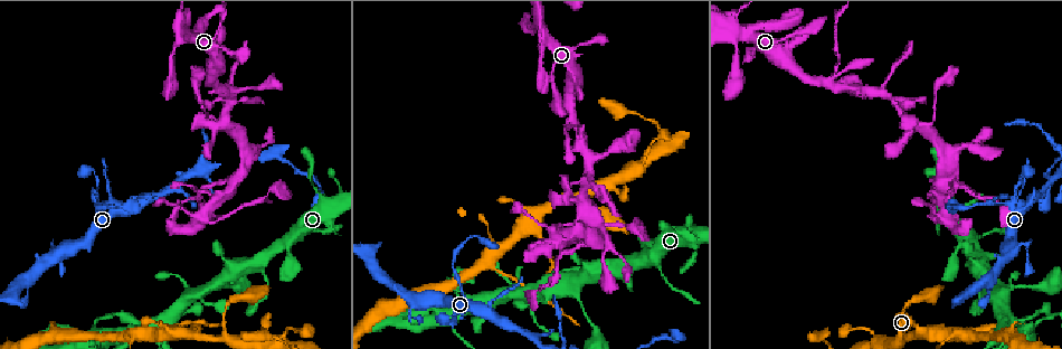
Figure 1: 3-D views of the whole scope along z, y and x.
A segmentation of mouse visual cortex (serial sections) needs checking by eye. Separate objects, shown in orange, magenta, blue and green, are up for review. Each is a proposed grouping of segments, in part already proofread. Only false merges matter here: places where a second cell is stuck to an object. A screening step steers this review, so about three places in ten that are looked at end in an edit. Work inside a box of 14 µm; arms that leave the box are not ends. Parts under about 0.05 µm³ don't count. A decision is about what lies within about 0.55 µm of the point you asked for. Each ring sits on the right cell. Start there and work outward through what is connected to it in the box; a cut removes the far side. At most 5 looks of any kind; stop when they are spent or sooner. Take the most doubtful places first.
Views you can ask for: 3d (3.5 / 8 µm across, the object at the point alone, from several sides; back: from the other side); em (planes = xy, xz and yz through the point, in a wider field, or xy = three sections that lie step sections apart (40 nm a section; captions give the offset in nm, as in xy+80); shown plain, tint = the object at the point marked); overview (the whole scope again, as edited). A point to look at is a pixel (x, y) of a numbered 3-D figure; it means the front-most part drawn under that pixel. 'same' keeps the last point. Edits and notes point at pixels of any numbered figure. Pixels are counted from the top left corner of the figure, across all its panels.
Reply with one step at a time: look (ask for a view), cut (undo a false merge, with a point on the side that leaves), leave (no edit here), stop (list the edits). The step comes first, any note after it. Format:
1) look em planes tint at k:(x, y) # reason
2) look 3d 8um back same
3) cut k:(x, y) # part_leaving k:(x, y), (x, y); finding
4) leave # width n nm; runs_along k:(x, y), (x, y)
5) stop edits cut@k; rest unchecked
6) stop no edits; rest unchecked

look 3d 3.5um at 1:(94, 324)

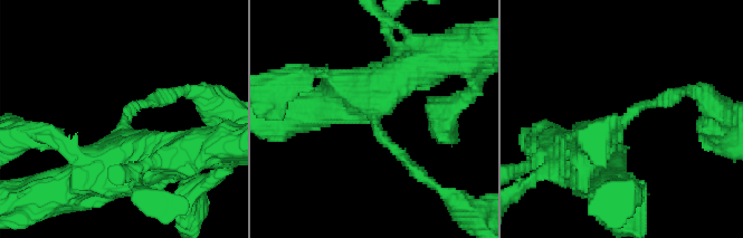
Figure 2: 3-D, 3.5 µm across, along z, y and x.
look em xy step 1 tint at 2:(627, 120) # arm_widths 150, 500 nm

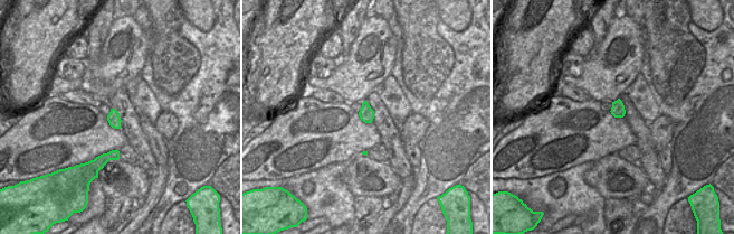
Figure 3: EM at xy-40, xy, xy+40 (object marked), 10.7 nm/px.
leave # one cell here

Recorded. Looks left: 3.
look 3d 3.5um back at 1:(490, 264) # thin arm on a thick one

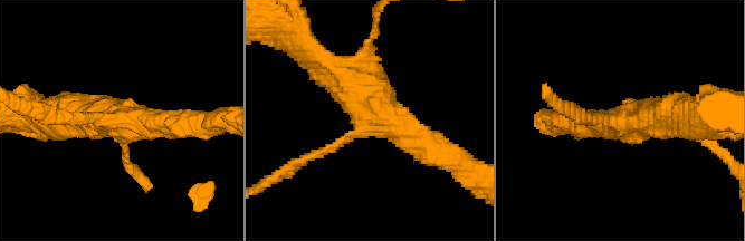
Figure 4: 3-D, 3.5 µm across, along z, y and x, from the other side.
look em xy step 5 tint at 4:(117, 121) # arms 3; arm_widths 150, 400, 450 nm; need the tissue

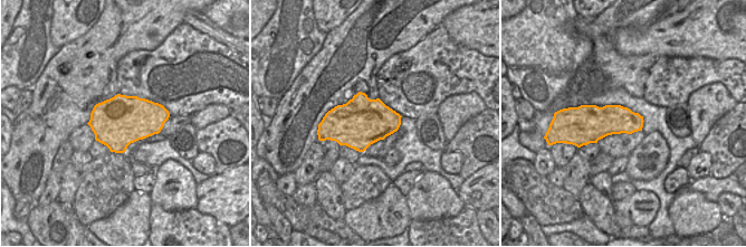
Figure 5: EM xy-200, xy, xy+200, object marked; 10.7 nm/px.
cut 4:(303, 158) # part_leaving 4:(338, 143), (274, 176); two cells meet here

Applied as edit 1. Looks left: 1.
stop edits cut@4; rest unchecked

